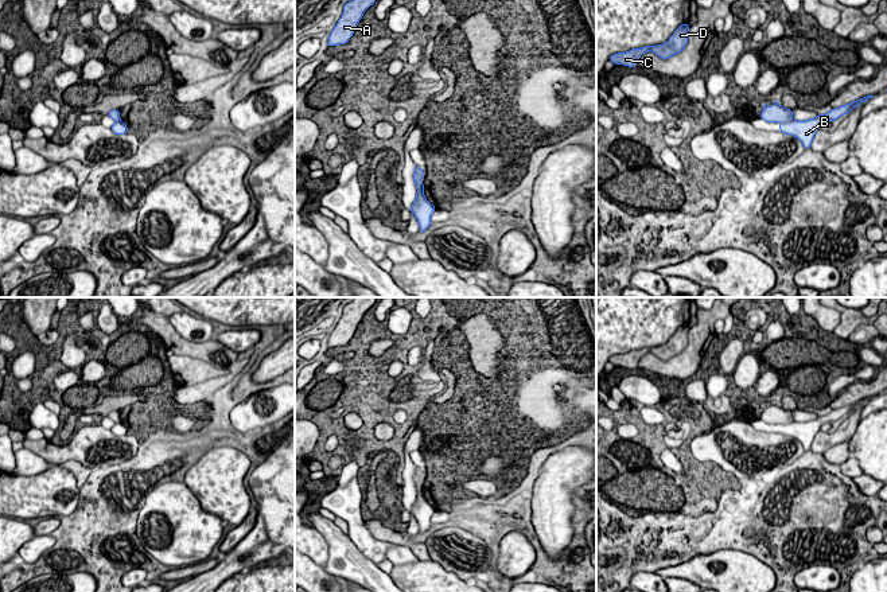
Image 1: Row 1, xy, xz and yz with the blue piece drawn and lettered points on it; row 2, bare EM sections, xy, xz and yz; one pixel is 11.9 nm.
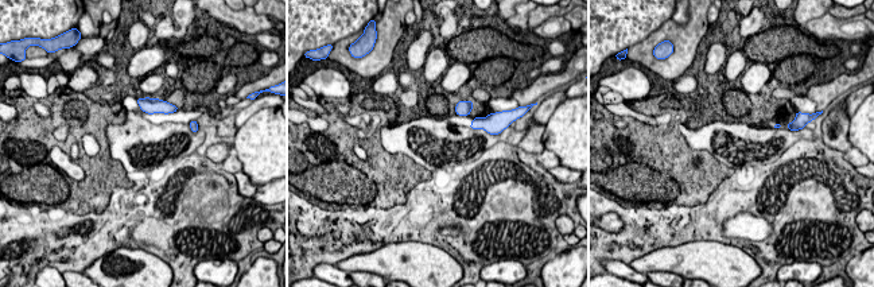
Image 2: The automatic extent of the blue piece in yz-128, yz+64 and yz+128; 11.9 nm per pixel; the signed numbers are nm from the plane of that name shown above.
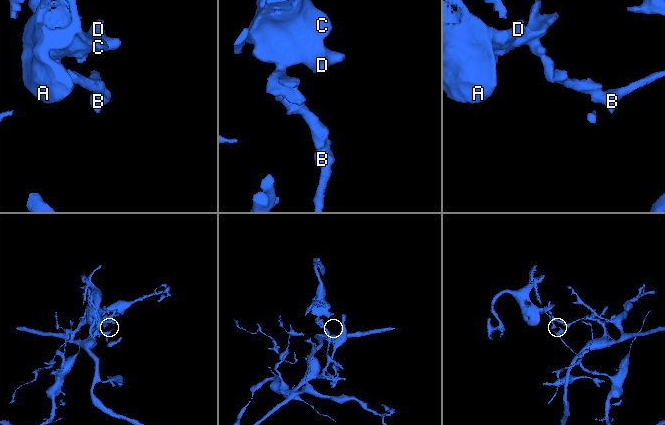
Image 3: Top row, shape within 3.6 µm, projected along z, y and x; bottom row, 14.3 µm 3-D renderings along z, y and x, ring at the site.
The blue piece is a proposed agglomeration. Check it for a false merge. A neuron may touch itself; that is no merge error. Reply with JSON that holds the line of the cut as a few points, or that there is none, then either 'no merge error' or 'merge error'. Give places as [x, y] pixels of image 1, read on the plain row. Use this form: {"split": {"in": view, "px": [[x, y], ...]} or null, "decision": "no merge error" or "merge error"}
{"split": {"in": "yz", "px": [[793, 420], [784, 424]]}, "decision": "merge error"}

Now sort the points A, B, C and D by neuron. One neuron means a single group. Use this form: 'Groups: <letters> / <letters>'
Groups: A C D / B

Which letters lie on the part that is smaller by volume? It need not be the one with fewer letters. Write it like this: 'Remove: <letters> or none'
Remove: A, C, D

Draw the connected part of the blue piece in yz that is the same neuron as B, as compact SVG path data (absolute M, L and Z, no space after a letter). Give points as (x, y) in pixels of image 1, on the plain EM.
M865 397L857 402L835 409L825 416L820 416L816 420L809 420L804 422L791 421L789 424L779 425L779 433L785 436L791 436L797 439L805 451L810 449L812 443L817 432L821 429L822 424L835 422L839 418L848 416L853 409L859 408L861 404L867 404L874 397Z

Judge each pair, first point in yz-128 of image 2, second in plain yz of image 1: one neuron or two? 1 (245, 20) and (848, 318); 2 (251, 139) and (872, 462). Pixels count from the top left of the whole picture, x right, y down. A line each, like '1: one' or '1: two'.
1: two
2: one

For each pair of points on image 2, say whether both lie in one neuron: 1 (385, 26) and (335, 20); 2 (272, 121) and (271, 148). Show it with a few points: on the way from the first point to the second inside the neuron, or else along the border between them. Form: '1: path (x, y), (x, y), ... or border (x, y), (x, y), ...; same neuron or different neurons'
1: border (364, 26), (357, 33), (337, 42); different neurons
2: path (271, 128), (271, 142); same neuron

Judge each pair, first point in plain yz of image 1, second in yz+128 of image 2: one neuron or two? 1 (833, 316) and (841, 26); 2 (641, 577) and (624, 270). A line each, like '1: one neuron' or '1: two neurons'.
1: one neuron
2: one neuron

